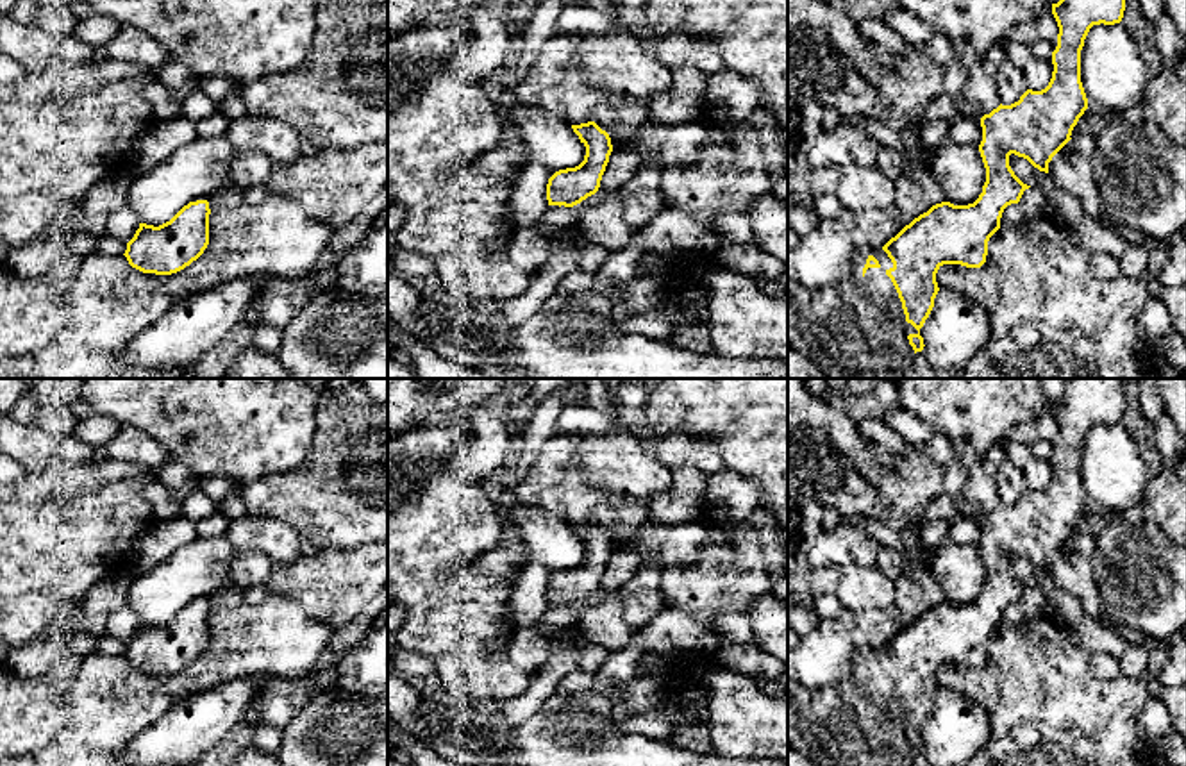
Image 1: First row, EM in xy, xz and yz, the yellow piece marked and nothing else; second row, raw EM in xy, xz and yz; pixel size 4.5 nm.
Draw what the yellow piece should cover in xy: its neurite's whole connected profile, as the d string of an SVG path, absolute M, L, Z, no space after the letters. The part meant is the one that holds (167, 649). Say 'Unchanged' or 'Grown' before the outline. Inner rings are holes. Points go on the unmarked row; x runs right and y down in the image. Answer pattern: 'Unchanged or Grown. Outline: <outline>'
Unchanged. Outline: M196 600L159 627L139 623L123 655L132 668L143 673L177 673L207 648L209 614L209 602Z

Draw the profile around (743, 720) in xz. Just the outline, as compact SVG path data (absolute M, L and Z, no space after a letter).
M698 659L677 662L677 680L664 687L684 693L706 691L709 696L711 750L718 755L745 757L757 755L788 762L788 700L766 695L756 679L729 671L714 662Z

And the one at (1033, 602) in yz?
M1038 587L1025 589L1018 605L1025 618L1054 616L1052 605Z

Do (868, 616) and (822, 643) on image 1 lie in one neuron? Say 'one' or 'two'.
one

